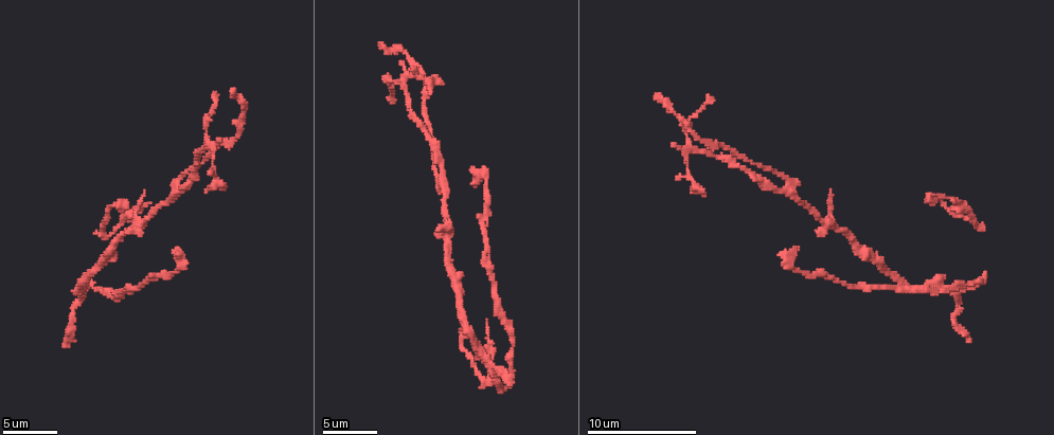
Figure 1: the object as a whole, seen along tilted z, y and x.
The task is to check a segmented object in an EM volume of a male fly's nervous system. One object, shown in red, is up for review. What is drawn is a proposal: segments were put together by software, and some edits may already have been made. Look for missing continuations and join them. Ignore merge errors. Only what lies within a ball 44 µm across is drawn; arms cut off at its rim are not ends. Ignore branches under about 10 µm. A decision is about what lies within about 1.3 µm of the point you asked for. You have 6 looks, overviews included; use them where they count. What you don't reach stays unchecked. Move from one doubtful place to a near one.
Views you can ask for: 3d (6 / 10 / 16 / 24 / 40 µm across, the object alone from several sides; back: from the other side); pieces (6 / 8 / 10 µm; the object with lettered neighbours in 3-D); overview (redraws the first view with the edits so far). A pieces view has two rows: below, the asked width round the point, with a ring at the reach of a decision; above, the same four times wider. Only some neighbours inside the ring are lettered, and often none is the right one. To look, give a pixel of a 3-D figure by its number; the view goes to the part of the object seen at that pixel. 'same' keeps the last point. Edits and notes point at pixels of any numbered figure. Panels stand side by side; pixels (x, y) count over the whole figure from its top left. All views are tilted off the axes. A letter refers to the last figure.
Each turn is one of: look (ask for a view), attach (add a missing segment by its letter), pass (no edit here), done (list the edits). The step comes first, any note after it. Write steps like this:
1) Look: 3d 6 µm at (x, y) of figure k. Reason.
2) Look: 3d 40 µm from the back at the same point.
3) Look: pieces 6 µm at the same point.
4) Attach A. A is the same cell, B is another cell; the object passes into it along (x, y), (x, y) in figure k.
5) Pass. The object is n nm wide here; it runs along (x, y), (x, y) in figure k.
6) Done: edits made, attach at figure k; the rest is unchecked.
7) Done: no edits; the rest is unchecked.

Look: pieces 10 µm at (144, 193) of figure 1. Thin end.

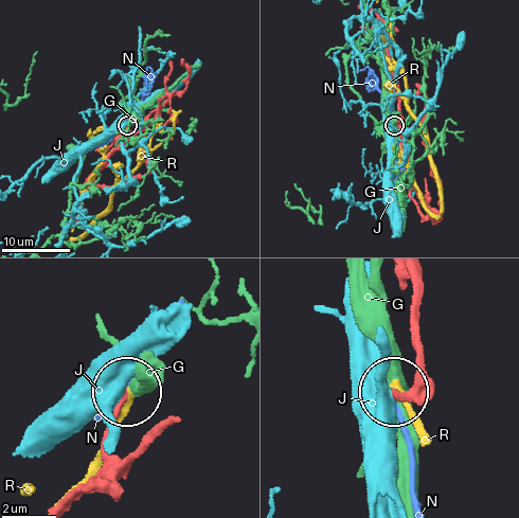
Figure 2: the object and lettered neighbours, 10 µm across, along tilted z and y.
Pass. The object is 180 nm wide here; G, J, N and R are other cells; none of them fits.

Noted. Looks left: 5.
Look: 3d 10 µm at (178, 250) of figure 1. End of a long branch.

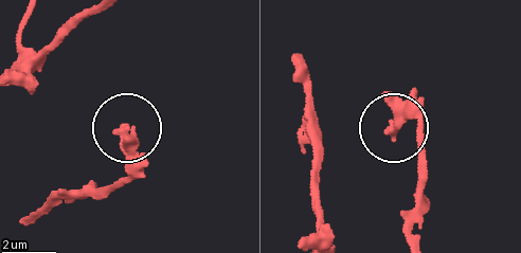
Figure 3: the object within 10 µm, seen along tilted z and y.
Look: pieces 8 µm at (122, 129) of figure 3. What lies round it.

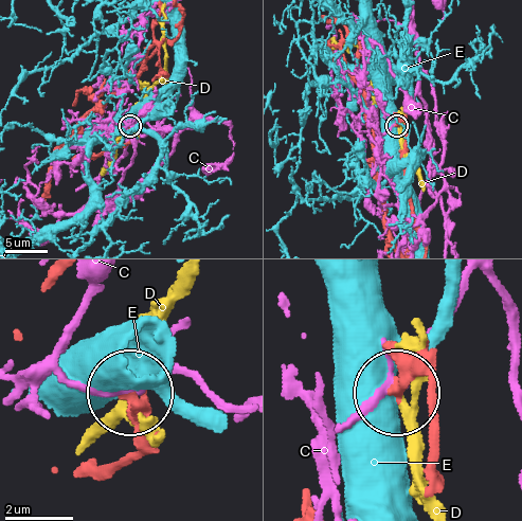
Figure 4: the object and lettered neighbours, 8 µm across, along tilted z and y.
Pass. The object is 270 nm wide here; C, D and E are other cells; it runs along (93, 473), (115, 470), (137, 451), (133, 395) in figure 4; none of them fits.

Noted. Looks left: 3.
Look: 3d 10 µm at (930, 200) of figure 1. An open end.

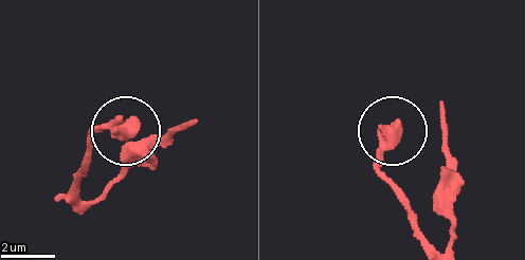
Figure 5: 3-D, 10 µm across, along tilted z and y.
Look: pieces 6 µm at (396, 124) of figure 5. See the neighbours.

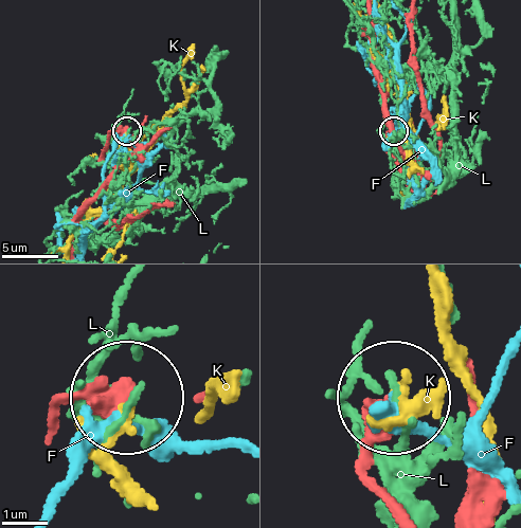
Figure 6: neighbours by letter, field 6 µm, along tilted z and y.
Pass. The object is 480 nm wide here; F, K and L are other cells; none of them fits.

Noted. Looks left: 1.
Done: no edits; the rest is unchecked.

